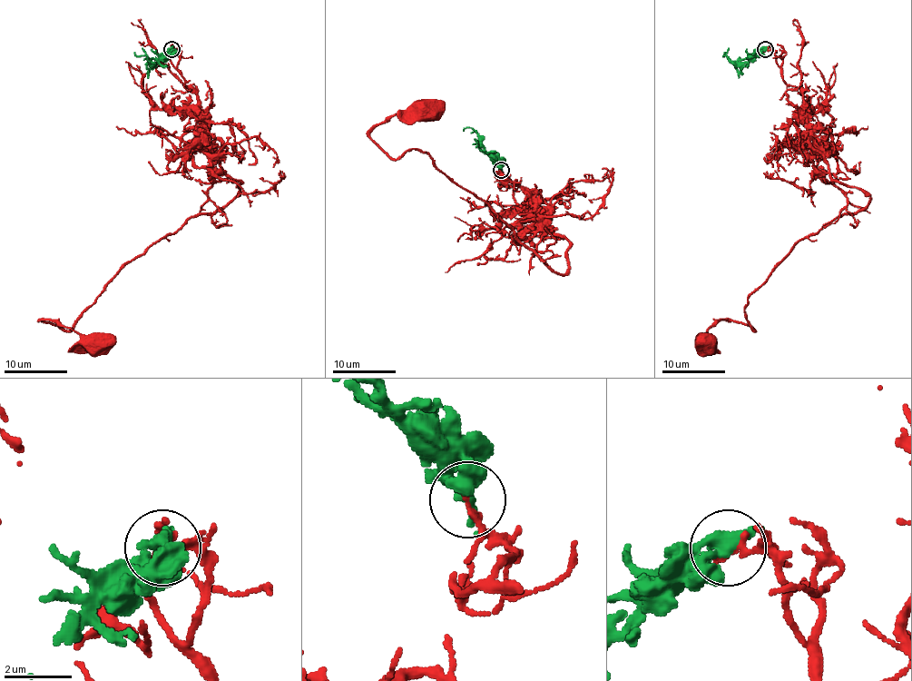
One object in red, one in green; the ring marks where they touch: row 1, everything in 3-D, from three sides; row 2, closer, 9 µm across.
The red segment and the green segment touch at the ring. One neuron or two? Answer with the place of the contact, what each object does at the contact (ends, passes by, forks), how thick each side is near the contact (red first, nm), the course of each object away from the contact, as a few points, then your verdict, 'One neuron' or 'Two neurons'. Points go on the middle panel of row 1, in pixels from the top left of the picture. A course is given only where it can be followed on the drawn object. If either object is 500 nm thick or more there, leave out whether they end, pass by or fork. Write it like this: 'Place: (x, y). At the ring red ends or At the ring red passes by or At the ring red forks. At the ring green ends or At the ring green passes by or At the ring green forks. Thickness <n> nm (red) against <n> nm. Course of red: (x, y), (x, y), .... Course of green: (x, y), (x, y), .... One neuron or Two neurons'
Place: (501, 170). Thickness 170 nm (red) against 600 nm. Course of red: (501, 170), (514, 200), (569, 242), (564, 274), (426, 152), (392, 159), (370, 136), (392, 116), (424, 108). Course of green: (501, 170), (481, 148), (479, 135), (469, 127), (463, 130). Two neurons

